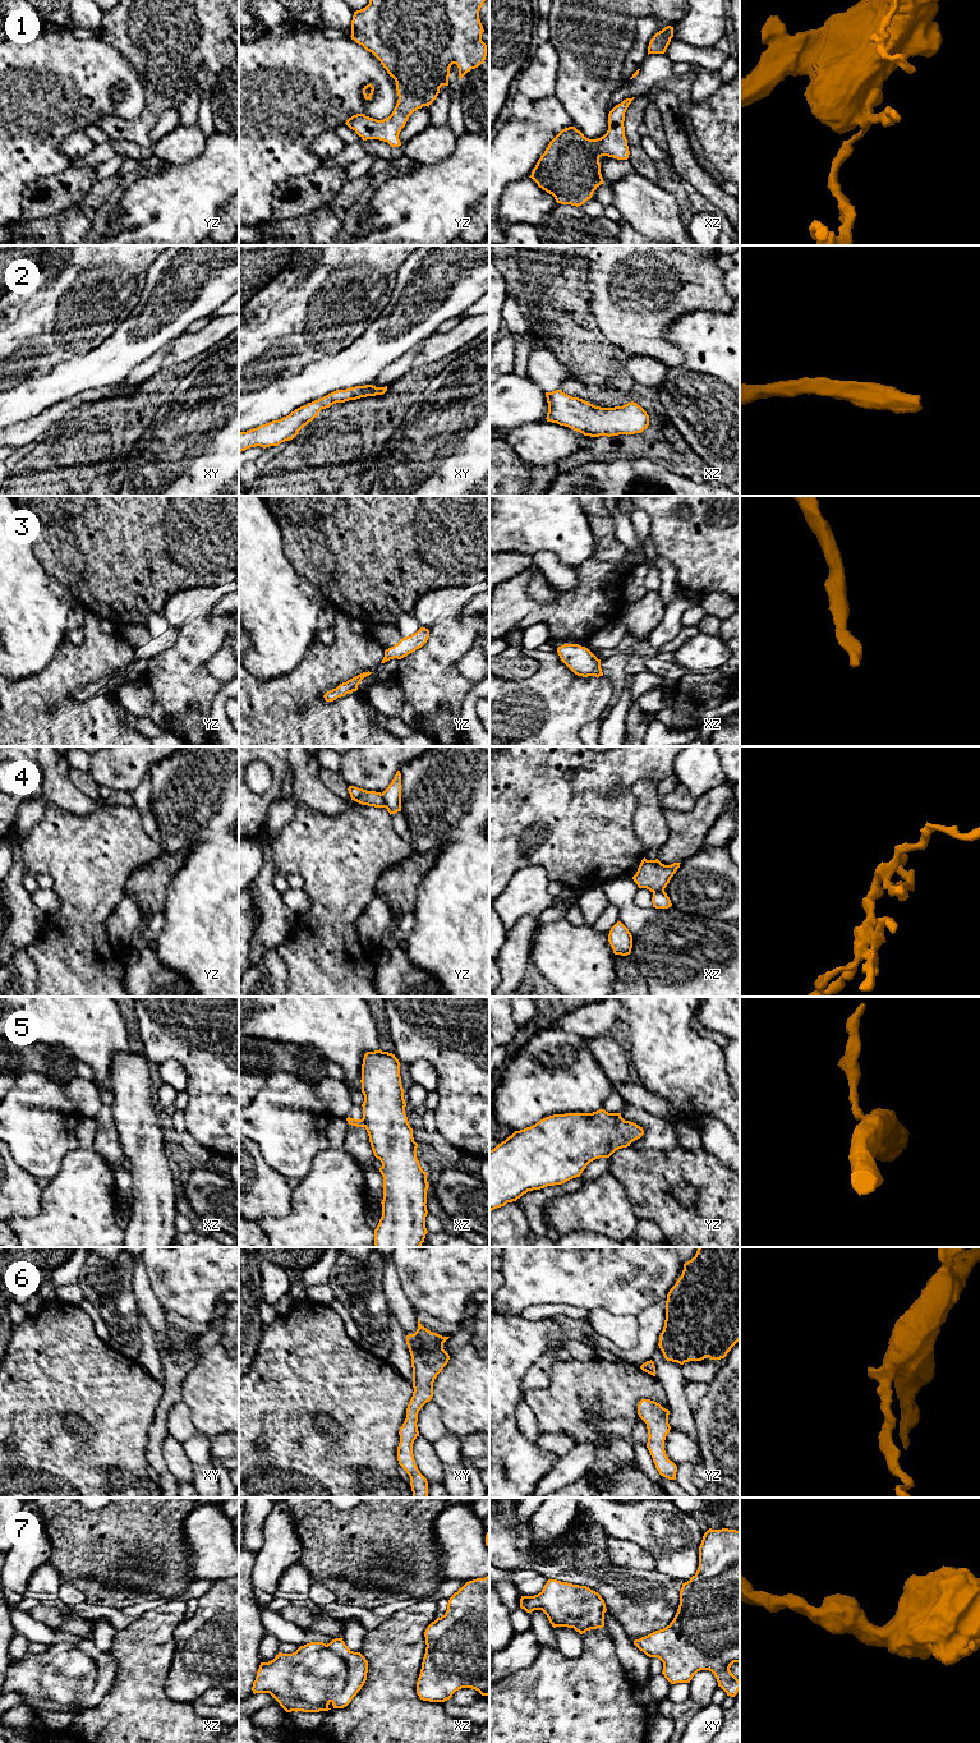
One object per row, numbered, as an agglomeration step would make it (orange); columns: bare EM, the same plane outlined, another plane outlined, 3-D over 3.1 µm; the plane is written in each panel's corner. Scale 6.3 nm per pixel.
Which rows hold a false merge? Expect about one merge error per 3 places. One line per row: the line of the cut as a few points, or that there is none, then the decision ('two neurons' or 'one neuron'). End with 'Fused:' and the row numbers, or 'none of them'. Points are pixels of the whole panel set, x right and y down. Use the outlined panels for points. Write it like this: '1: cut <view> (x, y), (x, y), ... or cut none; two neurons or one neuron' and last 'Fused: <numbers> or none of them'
1: cut none; one neuron
2: cut none; one neuron
3: cut none; one neuron
4: cut yz (381, 794), (385, 806); two neurons
5: cut xz (362, 1118), (364, 1126); two neurons
6: cut none; one neuron
7: cut none; one neuron
Fused: 4, 5

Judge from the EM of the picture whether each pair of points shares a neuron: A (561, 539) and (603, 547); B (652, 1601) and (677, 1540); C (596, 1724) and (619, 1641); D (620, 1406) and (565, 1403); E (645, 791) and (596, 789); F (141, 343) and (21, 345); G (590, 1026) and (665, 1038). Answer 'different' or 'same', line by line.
A: different
B: different
C: different
D: same
E: different
F: different
G: different

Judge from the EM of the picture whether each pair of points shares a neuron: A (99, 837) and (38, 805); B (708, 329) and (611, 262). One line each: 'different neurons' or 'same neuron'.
A: different neurons
B: different neurons

